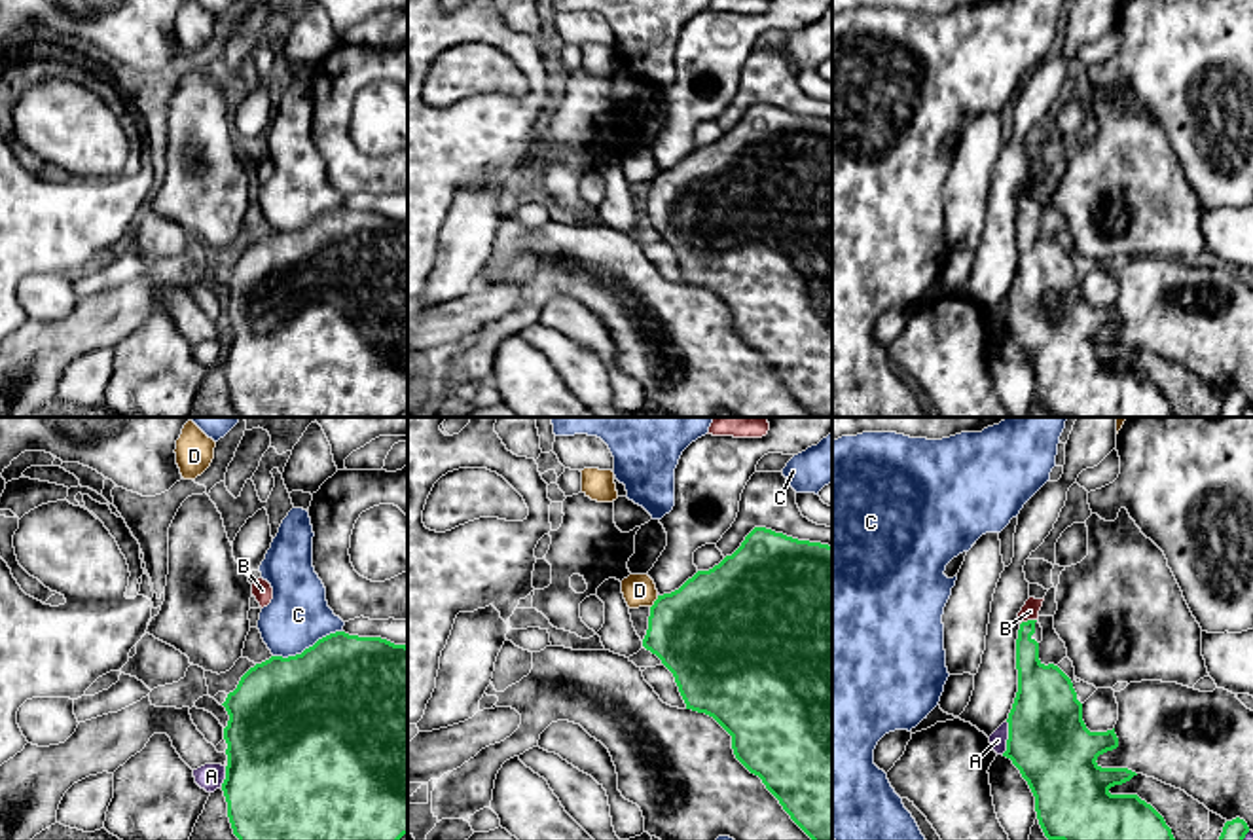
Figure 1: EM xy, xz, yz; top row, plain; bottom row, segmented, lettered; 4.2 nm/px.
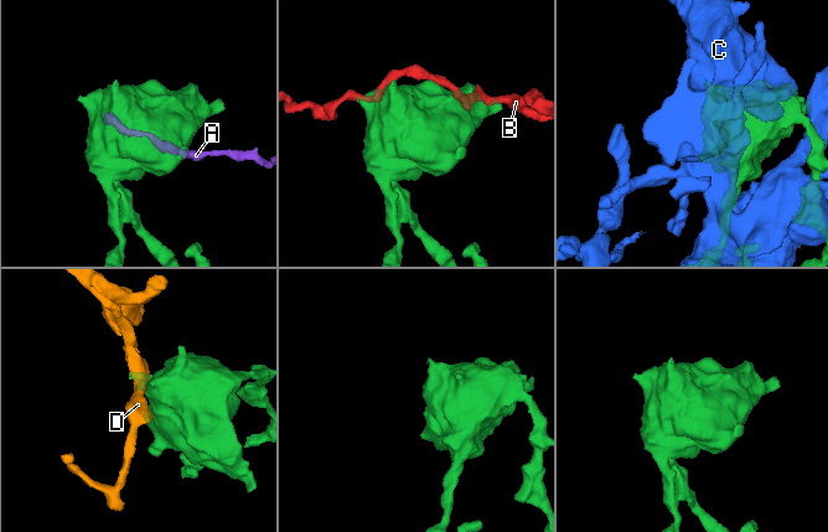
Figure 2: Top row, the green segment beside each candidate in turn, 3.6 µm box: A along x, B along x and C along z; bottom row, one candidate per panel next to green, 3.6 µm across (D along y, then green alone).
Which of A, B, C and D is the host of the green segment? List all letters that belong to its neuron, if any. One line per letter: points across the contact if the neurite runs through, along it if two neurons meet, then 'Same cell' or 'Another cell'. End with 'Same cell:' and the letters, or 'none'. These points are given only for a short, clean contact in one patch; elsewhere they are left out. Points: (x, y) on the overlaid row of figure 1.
A: Another cell
B: Another cell
C: Another cell
D: Boundary: xz (658, 596), (651, 607). Another cell
Same cell: none

